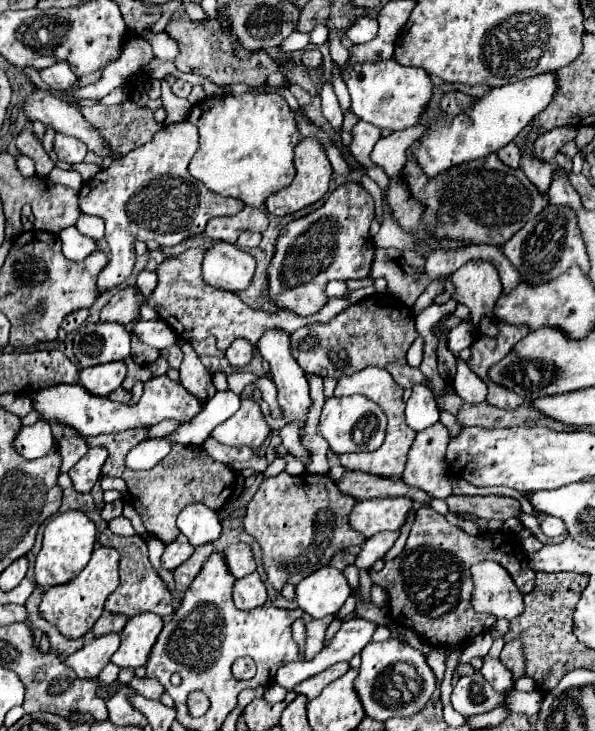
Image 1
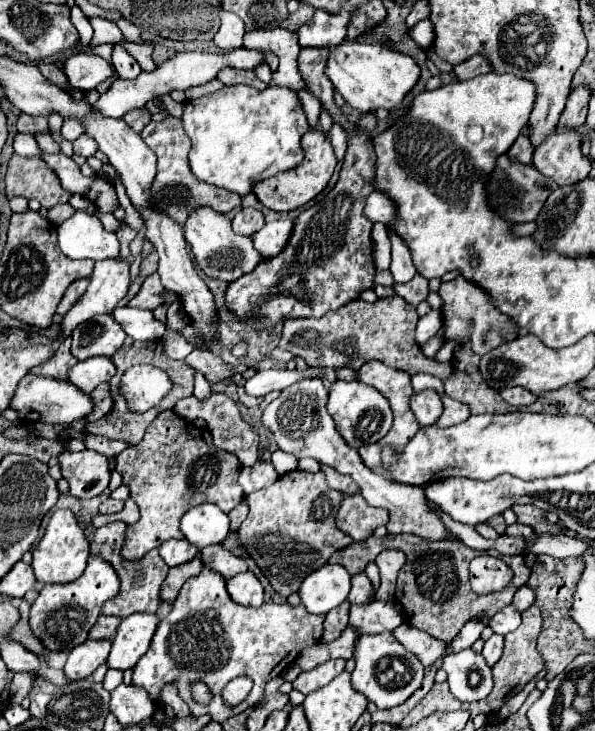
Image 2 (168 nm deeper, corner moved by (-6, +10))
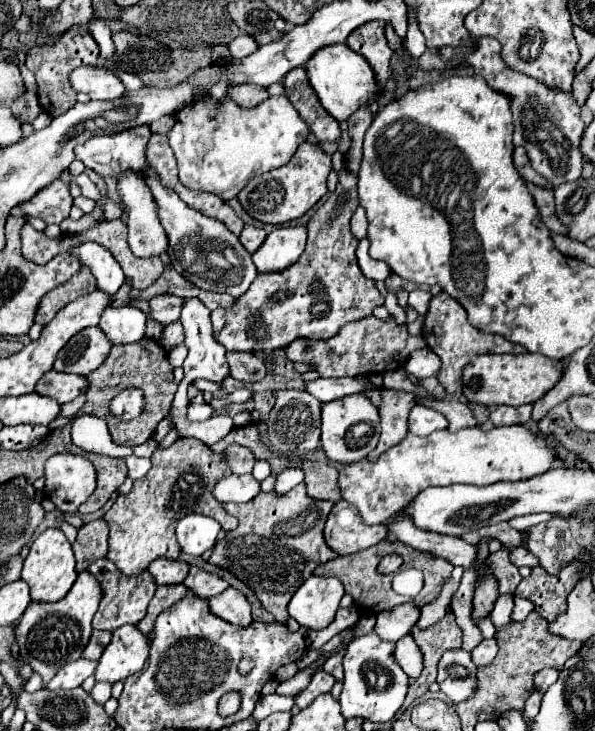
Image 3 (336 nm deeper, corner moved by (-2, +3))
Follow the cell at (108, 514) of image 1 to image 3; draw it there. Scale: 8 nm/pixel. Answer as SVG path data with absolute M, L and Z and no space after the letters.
M95 519L91 523L85 523L79 529L77 541L73 545L75 559L77 559L77 571L87 569L89 563L99 557L105 557L107 533L109 533L109 525L105 525L105 519Z

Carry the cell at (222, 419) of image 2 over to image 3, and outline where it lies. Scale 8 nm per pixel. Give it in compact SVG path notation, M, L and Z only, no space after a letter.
M229 445L227 451L221 453L229 465L229 469L235 473L235 475L245 475L245 473L251 473L253 469L253 463L257 461L253 457L253 451L251 449L245 449L243 445Z

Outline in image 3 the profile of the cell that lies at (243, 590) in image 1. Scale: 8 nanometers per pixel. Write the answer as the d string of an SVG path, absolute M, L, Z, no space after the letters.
M235 587L225 589L225 593L221 593L221 597L213 597L213 601L209 601L209 609L211 609L211 613L225 619L227 623L233 623L239 627L247 627L253 621L251 603Z

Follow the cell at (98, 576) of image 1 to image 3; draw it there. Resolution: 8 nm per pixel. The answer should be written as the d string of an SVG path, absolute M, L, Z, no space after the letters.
M85 571L85 573L79 573L75 585L61 601L57 601L57 603L33 601L25 609L21 621L15 629L15 637L21 647L21 655L25 659L29 659L29 665L33 667L33 671L37 671L43 677L45 683L61 669L61 665L81 657L81 653L91 637L91 631L93 631L91 619L99 607L101 597L103 597L101 585L97 585L97 579L89 571Z

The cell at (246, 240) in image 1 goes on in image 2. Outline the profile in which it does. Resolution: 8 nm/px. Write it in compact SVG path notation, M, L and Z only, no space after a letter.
M275 220L271 224L265 224L253 236L253 244L255 244L257 252L265 260L269 260L269 258L275 258L277 254L283 252L291 234L293 234L293 220Z

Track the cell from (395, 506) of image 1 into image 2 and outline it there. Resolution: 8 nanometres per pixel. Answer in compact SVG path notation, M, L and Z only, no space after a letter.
M361 494L345 496L335 514L337 528L349 534L353 542L367 540L379 526L385 526L387 520L389 512L369 506Z

